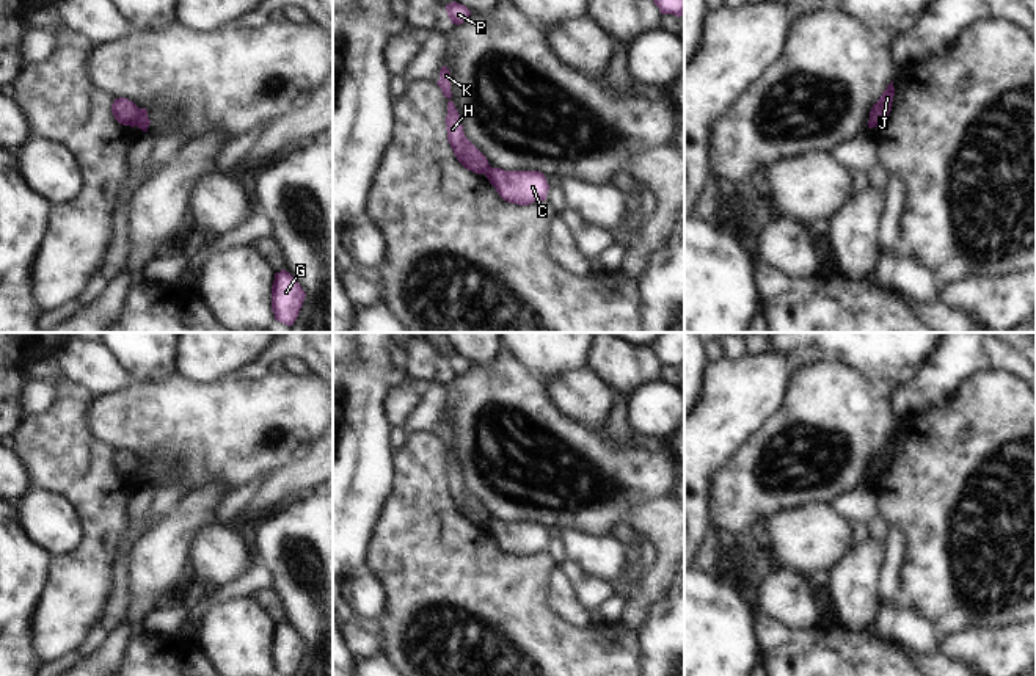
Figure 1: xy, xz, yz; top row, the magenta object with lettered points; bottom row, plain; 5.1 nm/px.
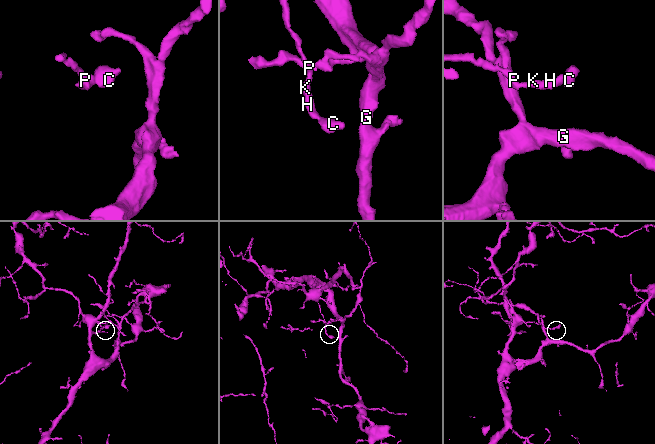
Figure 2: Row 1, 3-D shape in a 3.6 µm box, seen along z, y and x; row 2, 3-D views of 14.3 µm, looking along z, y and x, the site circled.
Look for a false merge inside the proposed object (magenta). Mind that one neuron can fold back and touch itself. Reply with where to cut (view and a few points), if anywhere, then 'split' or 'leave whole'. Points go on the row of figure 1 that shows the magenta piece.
cut xy (138, 109), (135, 124); split

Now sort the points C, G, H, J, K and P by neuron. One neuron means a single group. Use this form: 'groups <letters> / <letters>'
groups C J / G H K P

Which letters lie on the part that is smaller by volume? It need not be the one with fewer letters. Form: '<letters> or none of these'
C, J

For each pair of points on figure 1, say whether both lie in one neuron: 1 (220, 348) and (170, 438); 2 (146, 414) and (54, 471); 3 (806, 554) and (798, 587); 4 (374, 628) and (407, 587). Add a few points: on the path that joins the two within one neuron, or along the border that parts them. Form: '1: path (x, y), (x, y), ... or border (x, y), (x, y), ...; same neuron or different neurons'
1: border (178, 372), (195, 381), (218, 381), (233, 377); different neurons
2: border (87, 407), (90, 432), (113, 450); different neurons
3: border (779, 565), (809, 577); different neurons
4: border (377, 620), (380, 625), (379, 636); different neurons

